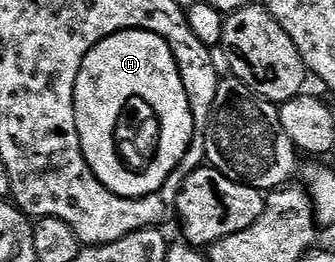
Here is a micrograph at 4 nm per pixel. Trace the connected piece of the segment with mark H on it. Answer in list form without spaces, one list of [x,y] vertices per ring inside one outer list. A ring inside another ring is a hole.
[[[124,30],[115,33],[96,45],[87,54],[75,86],[75,122],[79,133],[80,147],[88,166],[94,172],[96,178],[108,190],[115,195],[120,194],[150,194],[152,189],[161,186],[161,178],[173,170],[173,162],[181,158],[181,150],[185,150],[185,142],[189,142],[189,113],[193,109],[187,100],[187,88],[183,88],[183,76],[179,76],[179,64],[175,64],[175,56],[171,48],[157,34],[146,30]],[[129,94],[145,94],[153,106],[157,106],[157,114],[161,114],[161,122],[165,122],[165,142],[161,142],[161,158],[157,158],[157,166],[153,166],[153,179],[133,178],[131,174],[119,172],[120,163],[117,155],[113,154],[113,118],[117,118],[117,110],[121,108],[121,102]]]

